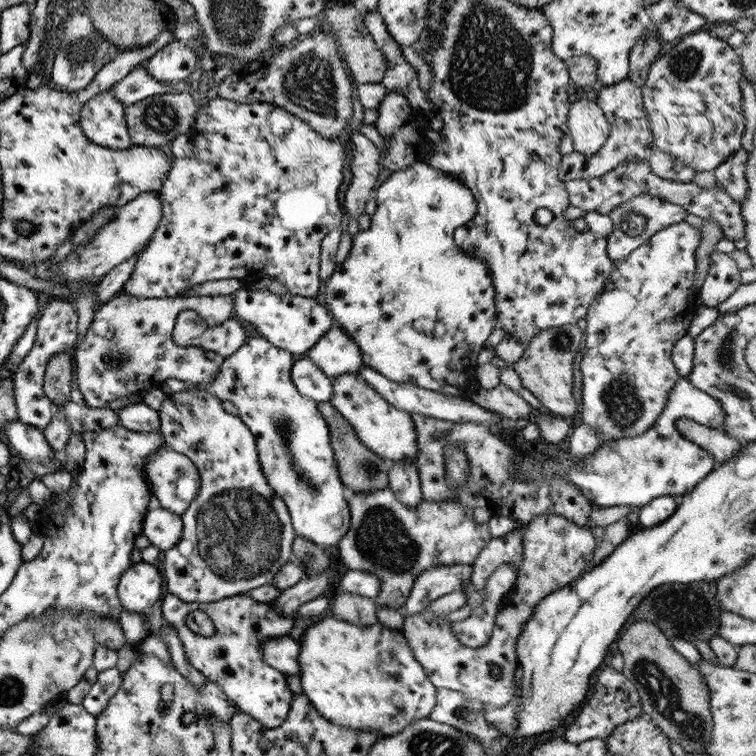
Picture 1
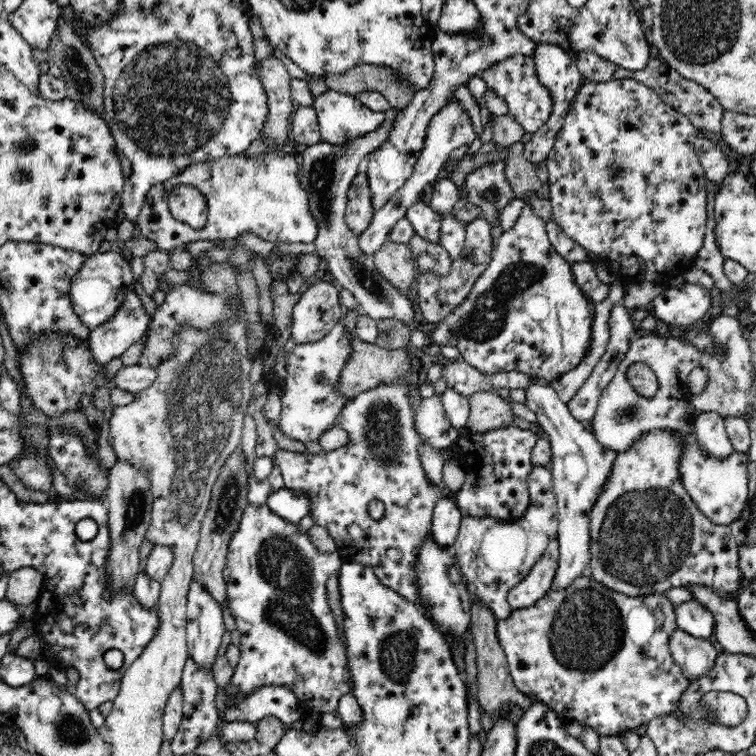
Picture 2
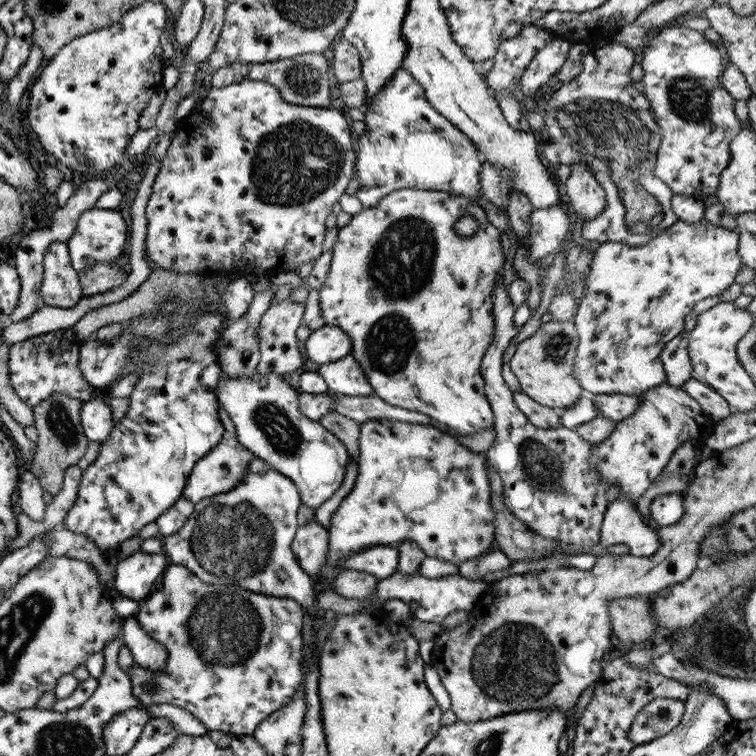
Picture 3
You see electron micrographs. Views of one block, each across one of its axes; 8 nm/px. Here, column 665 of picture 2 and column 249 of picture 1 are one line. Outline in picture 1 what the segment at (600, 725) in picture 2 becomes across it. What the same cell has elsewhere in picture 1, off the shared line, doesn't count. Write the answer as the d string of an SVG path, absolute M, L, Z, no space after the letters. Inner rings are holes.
M166 593L159 600L158 612L176 630L187 662L206 680L221 686L223 694L233 702L235 711L249 714L265 728L275 728L285 720L293 694L285 684L285 675L263 661L261 642L269 638L287 637L287 633L293 628L293 618L297 616L328 615L328 603L327 598L319 596L299 605L295 611L291 611L291 615L279 615L279 611L269 603L257 602L247 594L200 603L179 600L177 596ZM195 610L206 613L213 623L215 633L206 636L187 628L185 616Z

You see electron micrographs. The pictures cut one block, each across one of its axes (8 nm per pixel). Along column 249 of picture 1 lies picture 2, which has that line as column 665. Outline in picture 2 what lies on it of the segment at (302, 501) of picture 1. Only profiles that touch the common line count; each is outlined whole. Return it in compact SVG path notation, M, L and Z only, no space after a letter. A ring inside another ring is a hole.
M660 334L637 337L629 346L629 350L624 356L624 360L616 369L614 378L604 388L600 395L600 400L594 414L592 422L592 430L590 431L594 438L608 450L616 454L628 452L636 440L640 440L642 436L651 433L666 432L674 433L679 436L679 446L681 446L681 453L679 454L679 477L681 478L681 485L696 504L698 510L704 513L704 516L717 525L729 526L737 520L740 511L744 506L748 506L750 498L748 497L748 466L750 466L750 455L747 452L731 452L727 457L716 457L712 453L702 449L698 443L698 435L693 426L696 415L690 411L691 392L687 385L688 375L691 370L697 365L701 364L701 357L703 352L698 346L695 346L688 339L680 337L665 337ZM632 362L644 362L647 366L652 368L654 374L657 376L658 388L656 394L651 397L645 397L638 394L628 378L626 378L626 370Z

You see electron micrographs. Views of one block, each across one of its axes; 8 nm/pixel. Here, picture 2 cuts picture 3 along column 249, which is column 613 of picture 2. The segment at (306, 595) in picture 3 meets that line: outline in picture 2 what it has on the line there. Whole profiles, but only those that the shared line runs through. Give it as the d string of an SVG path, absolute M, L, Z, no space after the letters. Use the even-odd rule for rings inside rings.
M658 432L642 436L640 440L634 442L634 446L628 452L617 454L612 463L611 473L607 476L602 487L597 492L596 498L593 500L589 512L589 531L591 541L589 549L591 550L591 565L587 571L591 575L594 582L603 584L612 592L619 592L626 596L642 596L652 593L661 594L669 588L685 587L694 583L700 583L704 586L714 587L718 594L726 594L726 592L734 592L737 588L742 588L742 578L739 578L738 569L738 551L739 544L732 536L731 528L726 525L714 524L704 516L703 512L698 510L698 507L688 493L681 485L681 478L679 477L679 454L681 453L681 446L679 446L679 436L674 433Z

